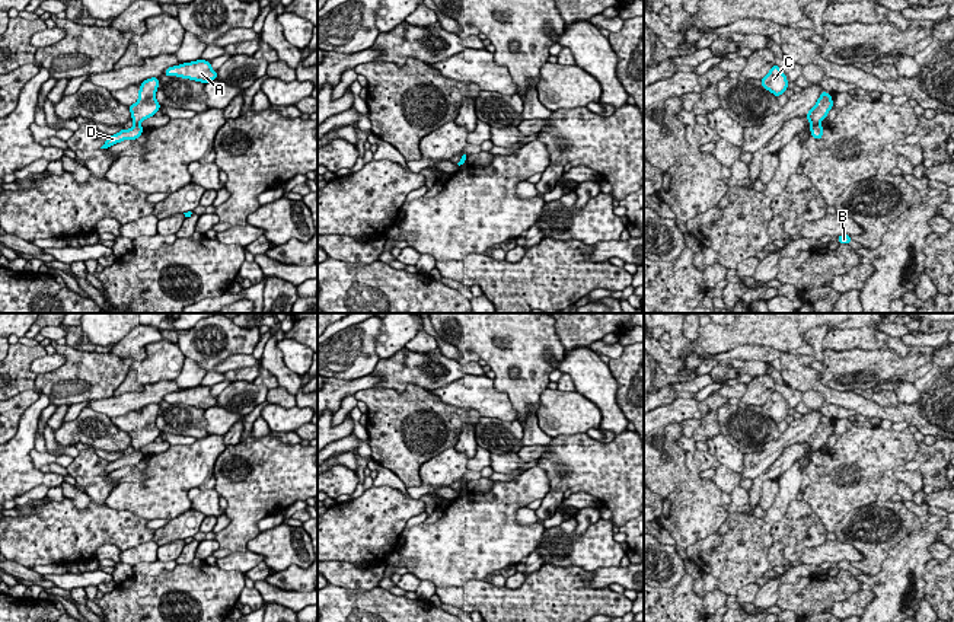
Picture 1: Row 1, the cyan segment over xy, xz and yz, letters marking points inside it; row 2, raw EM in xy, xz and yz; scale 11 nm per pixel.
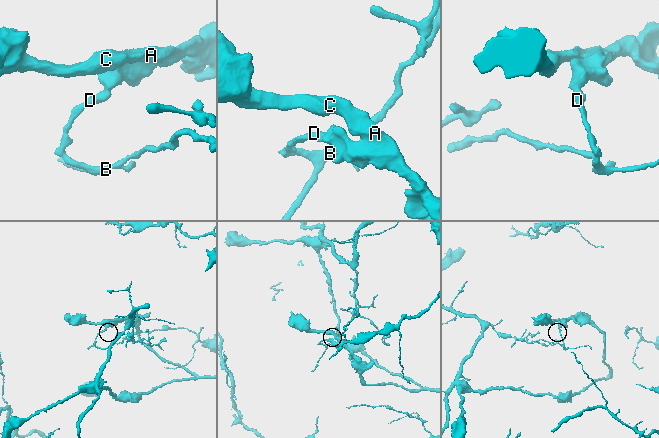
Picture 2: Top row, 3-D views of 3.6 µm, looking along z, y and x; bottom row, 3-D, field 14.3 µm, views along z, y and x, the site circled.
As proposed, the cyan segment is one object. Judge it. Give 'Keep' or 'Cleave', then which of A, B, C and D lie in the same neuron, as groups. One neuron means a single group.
Cleave. Groups: A C / B D

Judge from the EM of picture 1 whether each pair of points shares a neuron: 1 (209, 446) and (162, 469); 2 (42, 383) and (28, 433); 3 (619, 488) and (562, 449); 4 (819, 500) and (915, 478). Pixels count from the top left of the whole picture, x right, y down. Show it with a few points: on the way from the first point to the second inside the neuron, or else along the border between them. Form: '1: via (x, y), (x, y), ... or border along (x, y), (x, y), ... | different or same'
1: via (197, 458), (188, 466), (174, 469) | same
2: border along (40, 394), (44, 394), (50, 402) | different
3: via (605, 474), (594, 466), (577, 462) | same
4: border along (896, 474), (899, 479) | different

